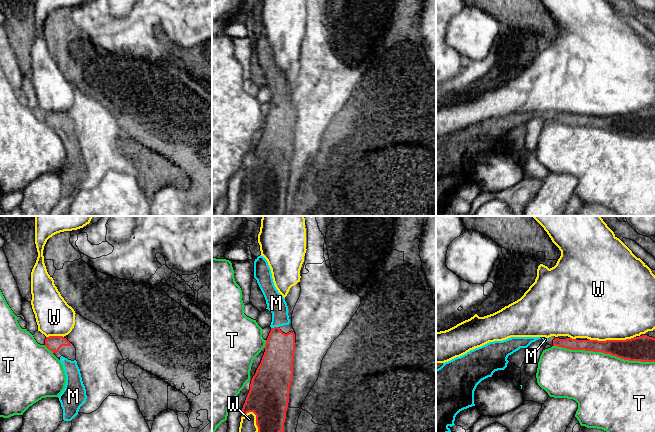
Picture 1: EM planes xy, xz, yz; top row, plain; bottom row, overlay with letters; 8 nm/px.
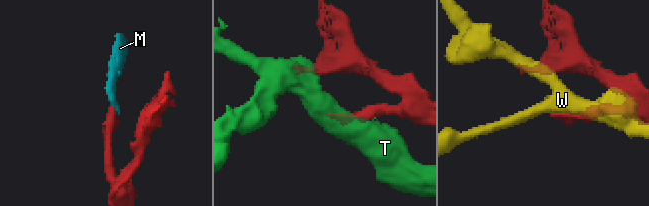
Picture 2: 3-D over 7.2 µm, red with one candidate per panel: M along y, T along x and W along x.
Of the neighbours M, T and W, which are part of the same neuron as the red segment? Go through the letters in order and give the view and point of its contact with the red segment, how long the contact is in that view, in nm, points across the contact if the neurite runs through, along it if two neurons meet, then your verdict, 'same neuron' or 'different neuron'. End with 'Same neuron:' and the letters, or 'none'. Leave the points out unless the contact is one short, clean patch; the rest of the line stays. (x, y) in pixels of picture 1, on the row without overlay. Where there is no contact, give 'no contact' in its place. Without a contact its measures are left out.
M: meets red in xz at (274, 103); contact 70 nm long; same neuron
T: meets red in yz at (604, 128); contact 850 nm long; different neuron
W: meets red in yz at (610, 116); contact 360 nm long; different neuron
Same neuron: M

